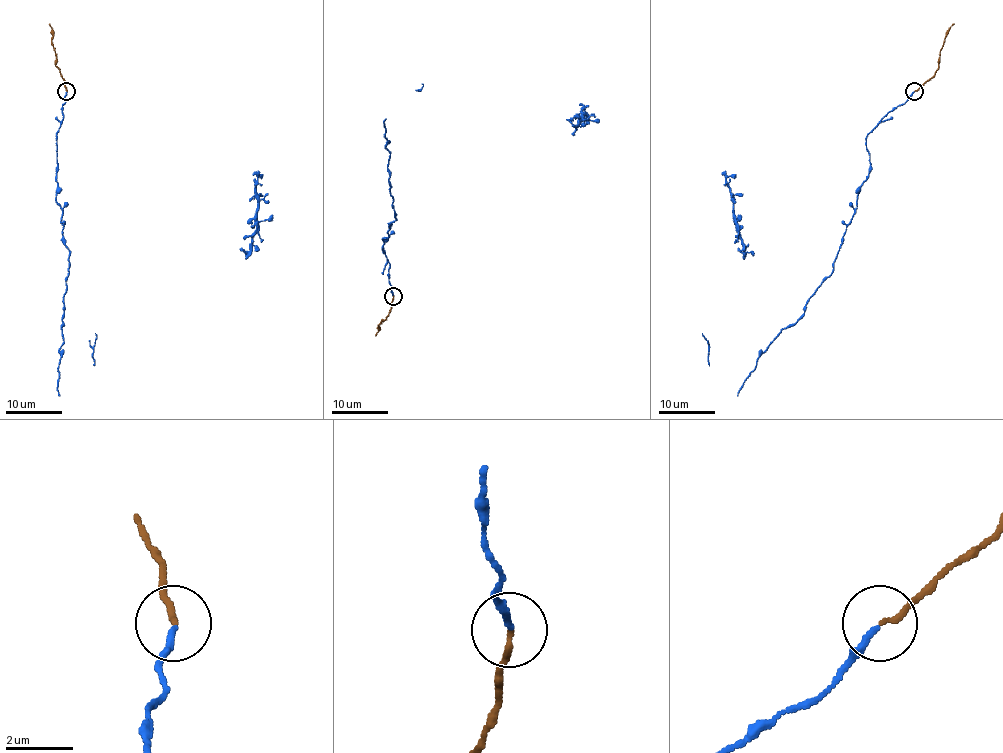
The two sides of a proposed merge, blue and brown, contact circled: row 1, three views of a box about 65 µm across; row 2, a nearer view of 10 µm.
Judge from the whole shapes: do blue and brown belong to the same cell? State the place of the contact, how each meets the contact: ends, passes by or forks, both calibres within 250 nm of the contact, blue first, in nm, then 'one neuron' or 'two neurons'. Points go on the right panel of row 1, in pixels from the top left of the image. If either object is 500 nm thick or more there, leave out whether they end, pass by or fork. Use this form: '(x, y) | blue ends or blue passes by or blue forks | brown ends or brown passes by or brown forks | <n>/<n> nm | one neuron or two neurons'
(914, 91) | blue ends | brown ends | 180/160 nm | one neuron

